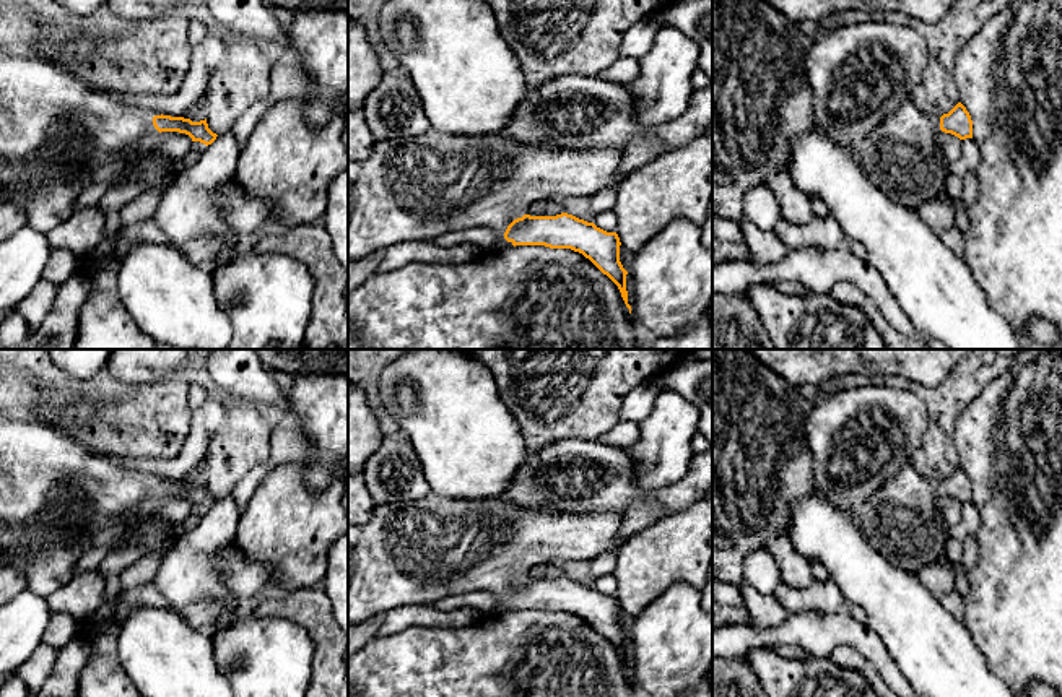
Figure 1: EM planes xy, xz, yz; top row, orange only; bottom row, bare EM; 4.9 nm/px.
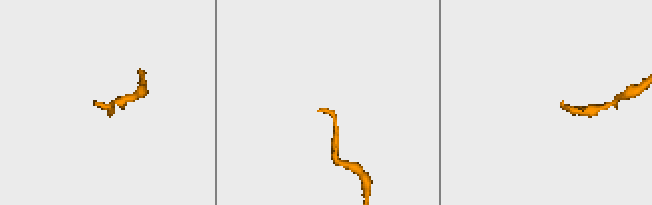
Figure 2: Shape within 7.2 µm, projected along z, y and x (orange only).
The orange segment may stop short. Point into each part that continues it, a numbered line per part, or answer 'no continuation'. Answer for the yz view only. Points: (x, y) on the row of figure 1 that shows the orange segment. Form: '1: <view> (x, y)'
1: yz (901, 156)

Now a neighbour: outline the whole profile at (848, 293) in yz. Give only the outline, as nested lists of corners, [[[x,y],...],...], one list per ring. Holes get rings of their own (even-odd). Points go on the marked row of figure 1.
[[[836,283],[829,294],[842,302],[859,307],[867,314],[890,349],[929,349],[922,338],[909,336],[893,328],[878,305],[854,283]]]

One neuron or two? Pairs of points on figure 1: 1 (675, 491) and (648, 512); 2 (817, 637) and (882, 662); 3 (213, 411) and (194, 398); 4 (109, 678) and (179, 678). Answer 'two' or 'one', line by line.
1: two
2: one
3: two
4: two

